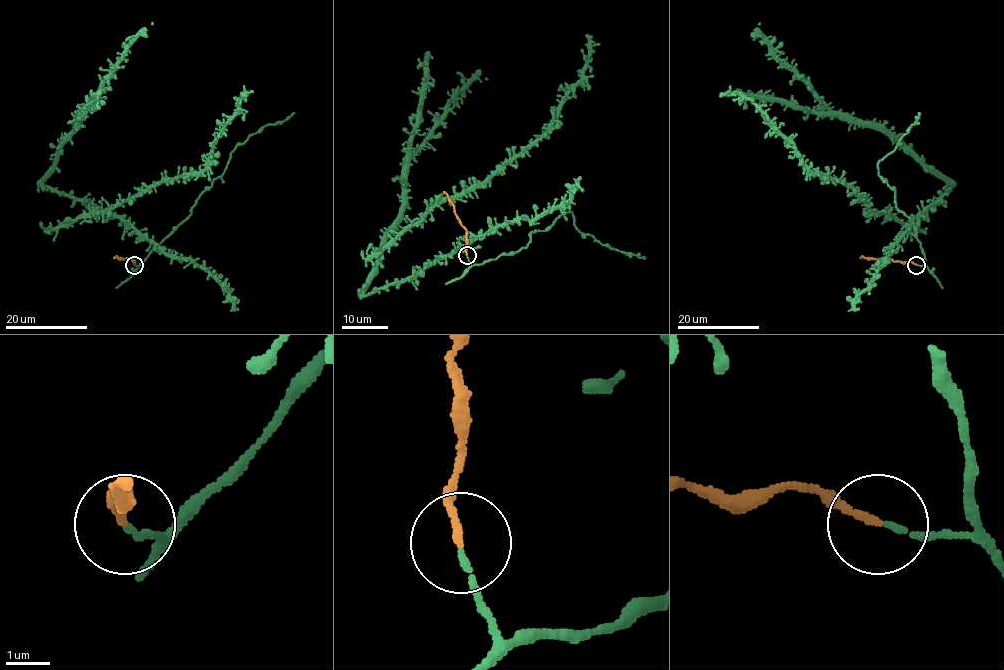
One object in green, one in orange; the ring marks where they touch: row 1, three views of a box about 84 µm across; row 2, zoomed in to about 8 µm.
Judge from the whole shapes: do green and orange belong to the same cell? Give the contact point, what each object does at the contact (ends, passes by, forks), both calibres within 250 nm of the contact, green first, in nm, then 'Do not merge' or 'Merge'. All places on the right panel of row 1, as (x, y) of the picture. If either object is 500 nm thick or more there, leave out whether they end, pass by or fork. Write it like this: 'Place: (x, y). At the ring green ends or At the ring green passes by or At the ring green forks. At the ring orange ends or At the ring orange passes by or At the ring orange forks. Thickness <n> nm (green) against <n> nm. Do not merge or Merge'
Place: (916, 265). At the ring green ends. At the ring orange ends. Thickness 120 nm (green) against 160 nm. Merge

